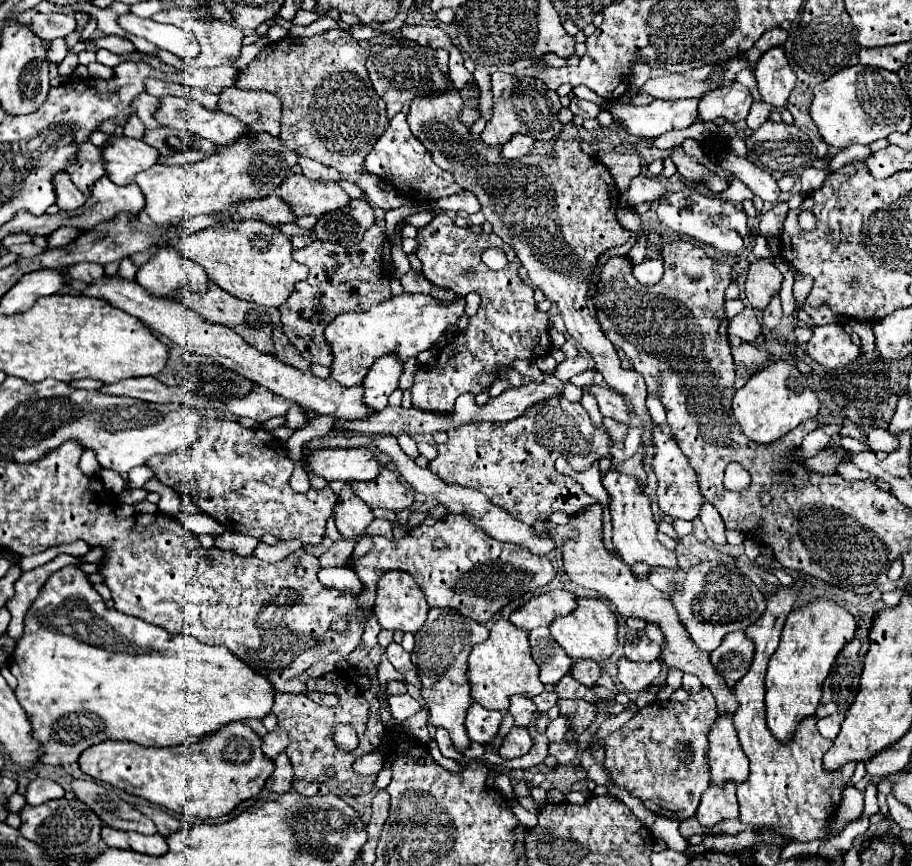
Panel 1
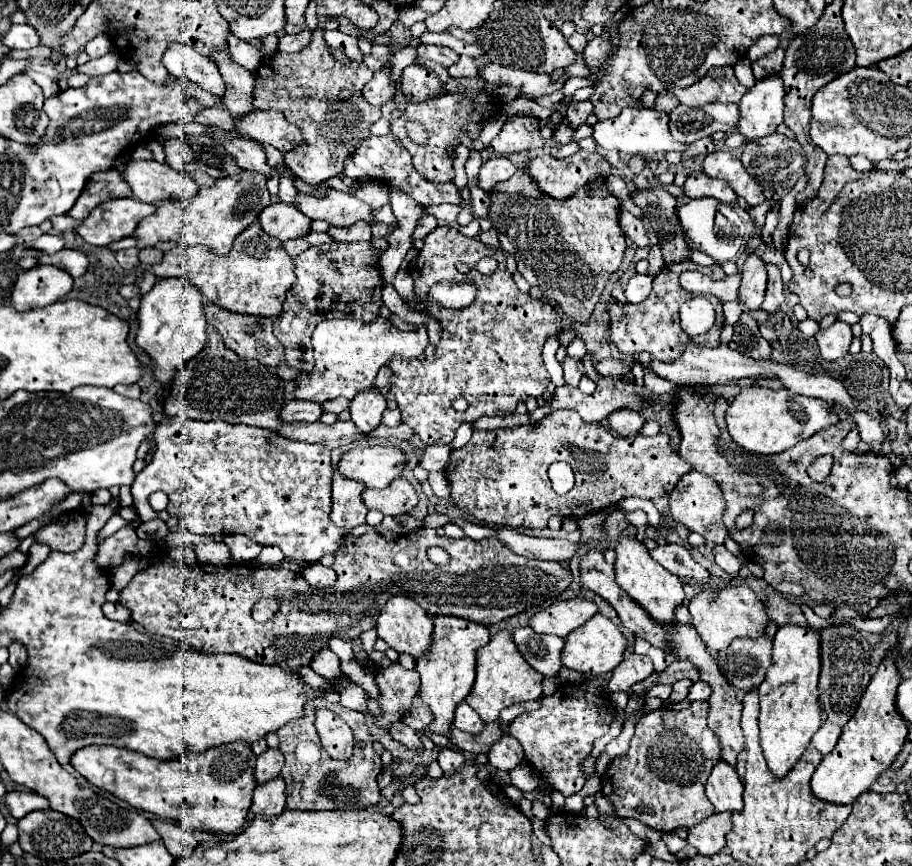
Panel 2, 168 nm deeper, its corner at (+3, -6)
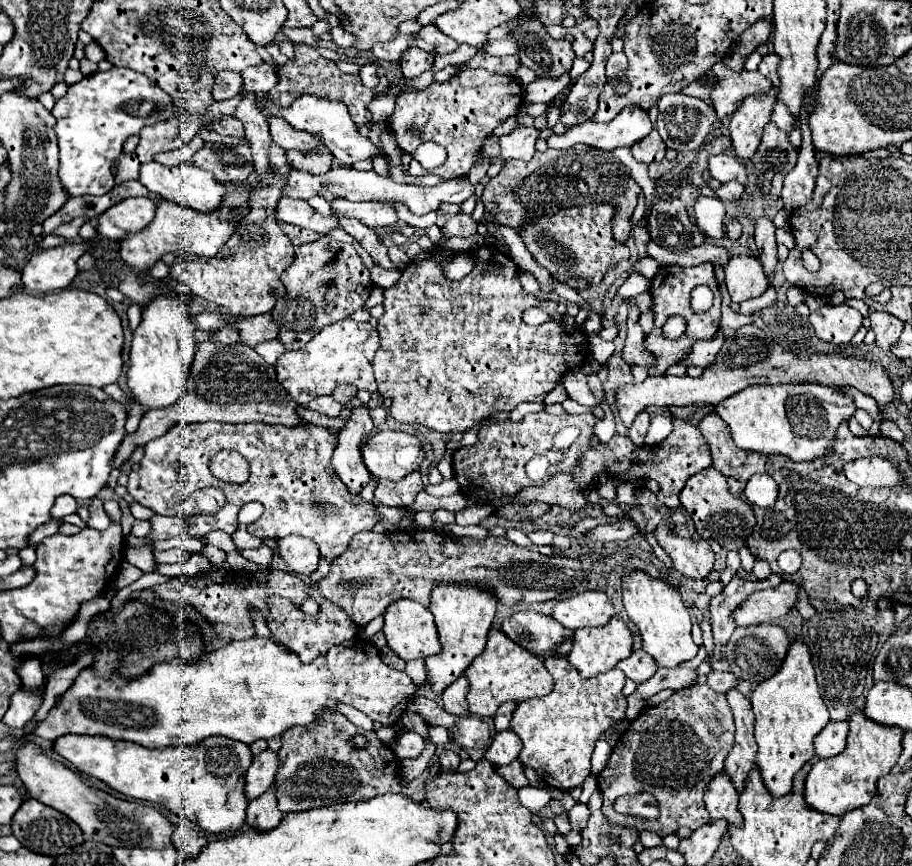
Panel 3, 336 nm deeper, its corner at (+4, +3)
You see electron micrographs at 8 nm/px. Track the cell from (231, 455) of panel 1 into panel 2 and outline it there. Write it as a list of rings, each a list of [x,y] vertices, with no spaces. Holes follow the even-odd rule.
[[[164,418],[162,422],[158,422],[154,428],[154,442],[156,442],[156,452],[154,452],[150,464],[146,464],[146,468],[136,476],[136,480],[132,484],[134,506],[136,506],[138,514],[142,516],[142,520],[152,520],[152,516],[148,516],[148,502],[146,500],[152,492],[162,490],[168,494],[168,500],[170,500],[166,506],[166,512],[170,516],[178,516],[180,524],[184,528],[188,528],[190,532],[196,532],[196,534],[206,534],[206,536],[244,534],[262,546],[268,546],[268,544],[278,546],[288,560],[296,560],[296,562],[318,562],[324,554],[334,554],[344,544],[344,538],[348,536],[348,532],[336,528],[330,520],[330,510],[332,510],[330,482],[332,482],[334,468],[330,464],[330,448],[328,446],[306,444],[306,442],[288,442],[286,438],[280,438],[278,434],[272,434],[270,430],[260,430],[254,426],[228,426],[226,422],[196,422],[196,420],[180,420],[180,418]]]

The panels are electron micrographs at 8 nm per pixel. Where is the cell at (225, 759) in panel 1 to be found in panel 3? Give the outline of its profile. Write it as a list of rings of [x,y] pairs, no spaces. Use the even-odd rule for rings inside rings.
[[[63,735],[53,743],[53,749],[61,757],[65,757],[69,763],[73,763],[75,769],[103,781],[113,791],[133,799],[151,801],[161,807],[167,807],[183,815],[185,819],[197,823],[201,829],[209,833],[223,833],[223,831],[235,833],[245,823],[245,809],[249,805],[249,799],[245,795],[245,773],[253,761],[253,755],[251,755],[251,749],[241,741],[225,739],[225,737],[209,737],[189,747],[147,749],[137,743],[115,741],[108,737],[97,737],[97,735]]]

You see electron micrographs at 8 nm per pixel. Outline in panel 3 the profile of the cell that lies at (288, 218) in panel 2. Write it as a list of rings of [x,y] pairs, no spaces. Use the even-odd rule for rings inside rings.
[[[289,197],[279,199],[275,215],[277,215],[277,221],[291,223],[291,225],[297,225],[297,227],[303,227],[303,229],[311,229],[311,231],[321,233],[321,235],[325,235],[327,231],[337,227],[335,215],[323,217],[315,209],[311,209],[307,201],[295,201],[295,199],[289,199]]]

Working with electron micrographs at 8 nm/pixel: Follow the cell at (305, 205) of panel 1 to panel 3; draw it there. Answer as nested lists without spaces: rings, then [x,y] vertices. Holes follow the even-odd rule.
[[[335,199],[331,201],[333,213],[339,217],[355,217],[363,221],[367,227],[389,227],[397,221],[397,213],[391,205],[379,203],[379,201],[367,201],[367,203],[353,203],[347,199]]]

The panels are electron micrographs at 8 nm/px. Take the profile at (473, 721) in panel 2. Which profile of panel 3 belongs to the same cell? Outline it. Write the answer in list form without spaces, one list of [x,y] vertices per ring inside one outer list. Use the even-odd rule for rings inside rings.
[[[459,677],[453,685],[449,685],[443,695],[441,695],[441,701],[443,701],[443,707],[447,713],[451,715],[469,715],[469,709],[467,709],[467,701],[465,701],[465,695],[469,691],[469,683],[465,677]]]

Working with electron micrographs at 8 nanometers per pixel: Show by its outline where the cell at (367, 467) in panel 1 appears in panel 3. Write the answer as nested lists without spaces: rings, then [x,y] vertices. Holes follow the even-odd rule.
[[[381,431],[361,447],[363,463],[377,479],[399,481],[425,459],[423,443],[405,431]]]

